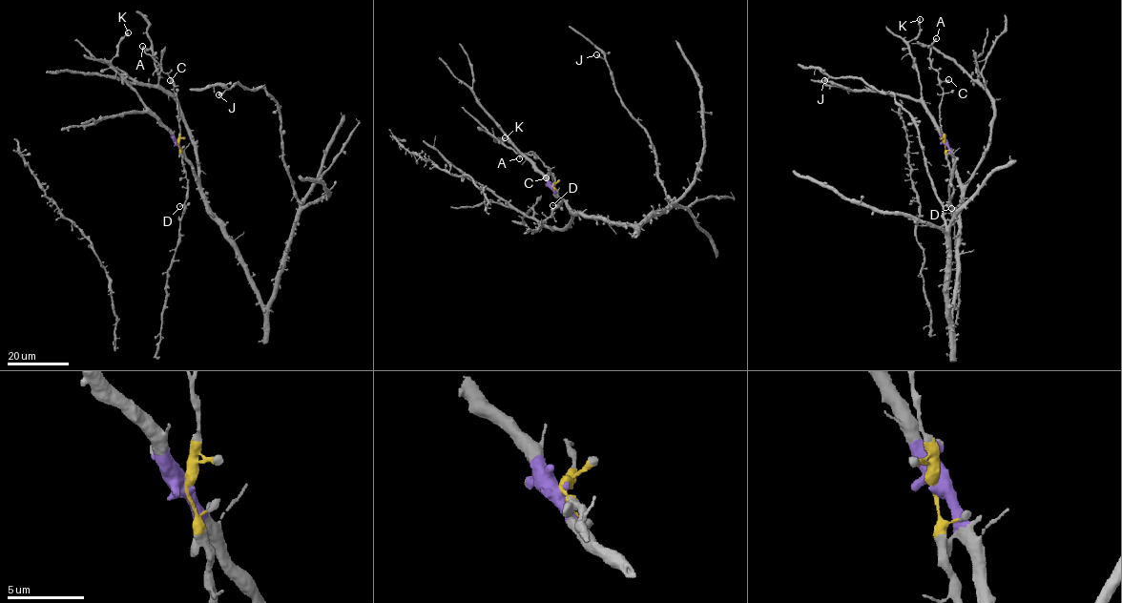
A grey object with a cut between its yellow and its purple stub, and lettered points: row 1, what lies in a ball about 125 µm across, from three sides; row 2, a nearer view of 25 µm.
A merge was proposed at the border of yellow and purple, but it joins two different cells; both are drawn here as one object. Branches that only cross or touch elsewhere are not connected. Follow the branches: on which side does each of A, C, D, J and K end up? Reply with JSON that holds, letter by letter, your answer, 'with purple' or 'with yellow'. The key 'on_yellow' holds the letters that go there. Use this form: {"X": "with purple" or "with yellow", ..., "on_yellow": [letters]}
{"A": "with yellow", "C": "with yellow", "D": "with yellow", "J": "with purple", "K": "with purple", "on_yellow": ["A", "C", "D"]}

